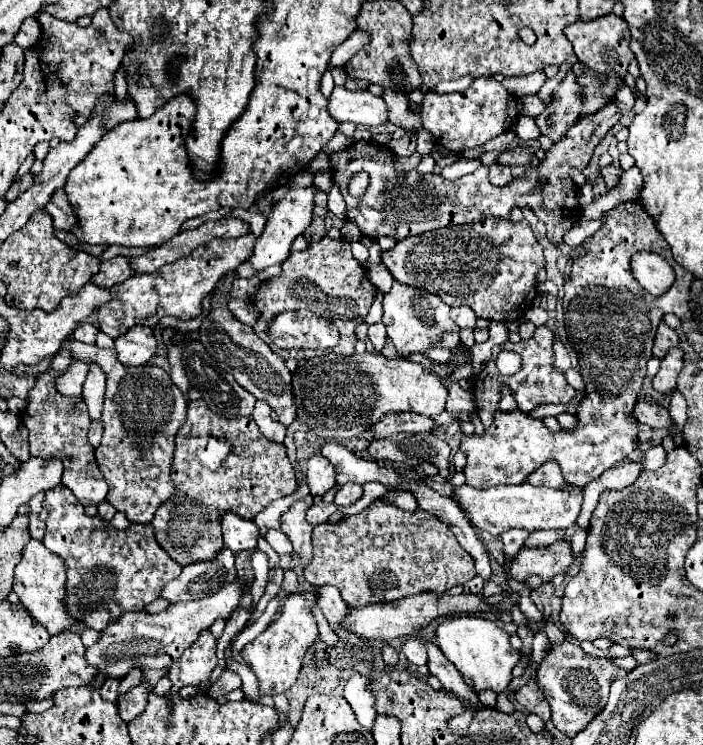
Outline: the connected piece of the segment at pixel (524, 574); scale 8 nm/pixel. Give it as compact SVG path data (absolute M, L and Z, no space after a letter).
M558 541L550 547L540 549L520 549L520 553L512 559L510 577L516 581L526 581L532 575L542 577L542 581L550 583L554 575L568 573L574 563L574 553L570 541Z

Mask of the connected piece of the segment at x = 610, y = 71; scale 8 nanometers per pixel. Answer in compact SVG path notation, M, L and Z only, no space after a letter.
M602 15L594 21L576 21L564 29L564 35L574 47L574 53L578 61L586 63L592 71L604 73L604 75L618 75L624 77L628 63L634 59L634 53L630 51L630 29L628 23L622 17L616 15Z

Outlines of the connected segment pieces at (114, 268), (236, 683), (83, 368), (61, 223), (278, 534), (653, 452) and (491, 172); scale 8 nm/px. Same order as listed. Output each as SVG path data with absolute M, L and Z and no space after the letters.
M114 257L110 261L100 263L100 271L92 277L92 283L110 289L112 285L126 281L130 275L134 275L134 271L130 271L128 257Z
M226 669L226 671L220 675L220 679L210 687L210 693L208 693L208 695L210 695L212 699L218 699L218 697L222 697L222 695L234 691L234 689L240 689L240 687L242 687L240 677L238 677L234 671Z
M74 361L68 371L64 375L58 377L56 381L56 389L66 395L66 397L80 397L82 395L82 385L84 385L84 379L86 379L86 373L88 373L88 365L84 361Z
M58 189L56 195L48 201L48 205L44 209L46 209L46 213L52 215L54 227L58 231L70 231L76 225L76 215L72 211L72 205L70 205L64 189Z
M268 529L268 531L266 531L266 541L272 545L272 549L274 549L278 555L284 555L284 553L292 551L290 539L288 539L288 535L286 535L282 529Z
M656 445L652 449L646 451L646 457L644 457L644 467L654 471L654 469L660 469L662 465L666 463L666 451L662 445Z
M502 163L488 165L488 177L490 177L492 185L500 185L500 187L508 185L514 179L514 175L510 171L510 165L502 165Z

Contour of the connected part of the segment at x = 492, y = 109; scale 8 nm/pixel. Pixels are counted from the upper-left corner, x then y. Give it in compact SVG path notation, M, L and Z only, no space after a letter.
M478 77L462 93L440 95L436 91L426 91L422 99L420 117L422 117L422 127L434 135L436 145L442 145L452 153L462 153L464 149L480 147L488 139L504 131L510 131L518 119L518 101L496 79Z

